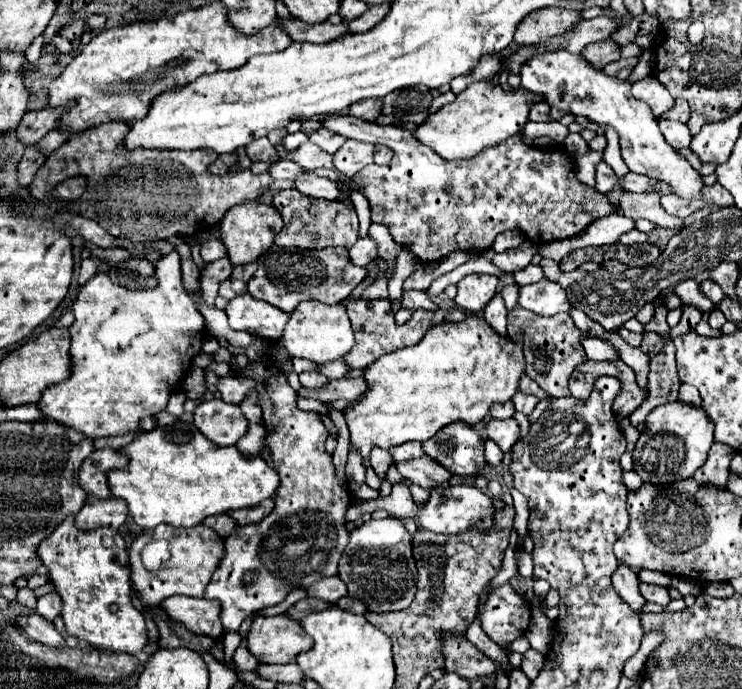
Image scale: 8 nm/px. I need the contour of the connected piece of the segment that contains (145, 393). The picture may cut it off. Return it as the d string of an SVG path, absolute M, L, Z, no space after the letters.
M170 252L156 264L156 286L150 290L126 290L110 282L108 274L96 274L88 284L82 286L72 306L74 324L68 328L72 336L72 376L58 382L42 394L38 408L44 416L68 424L90 438L120 436L138 430L138 422L146 416L156 416L168 404L170 394L186 378L192 358L202 352L206 340L206 322L200 314L192 294L184 288L180 256Z

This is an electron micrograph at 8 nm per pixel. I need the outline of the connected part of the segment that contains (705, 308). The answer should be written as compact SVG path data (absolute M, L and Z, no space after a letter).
M686 280L686 282L680 282L676 292L682 300L682 306L694 306L698 308L702 314L708 314L710 310L714 310L716 306L710 302L710 298L706 298L706 294L702 294L702 290L698 290L698 282L696 280Z

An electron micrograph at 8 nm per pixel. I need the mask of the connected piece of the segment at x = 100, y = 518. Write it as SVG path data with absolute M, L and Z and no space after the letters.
M92 494L86 498L82 510L76 514L76 526L80 530L94 530L100 526L120 528L128 516L128 506L120 498L94 498Z

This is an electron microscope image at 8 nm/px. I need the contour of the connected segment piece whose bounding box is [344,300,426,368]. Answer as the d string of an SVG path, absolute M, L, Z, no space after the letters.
M354 300L346 304L352 328L356 332L354 348L344 356L344 362L352 368L366 368L376 362L382 354L392 350L400 350L406 346L414 346L420 342L426 330L410 330L410 326L398 326L394 322L394 312L390 308L390 300Z

